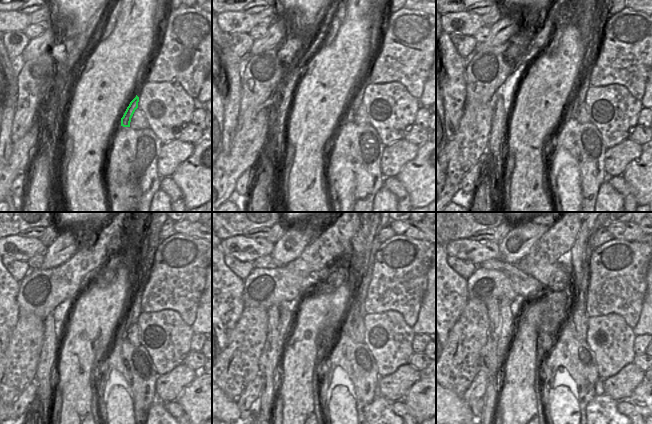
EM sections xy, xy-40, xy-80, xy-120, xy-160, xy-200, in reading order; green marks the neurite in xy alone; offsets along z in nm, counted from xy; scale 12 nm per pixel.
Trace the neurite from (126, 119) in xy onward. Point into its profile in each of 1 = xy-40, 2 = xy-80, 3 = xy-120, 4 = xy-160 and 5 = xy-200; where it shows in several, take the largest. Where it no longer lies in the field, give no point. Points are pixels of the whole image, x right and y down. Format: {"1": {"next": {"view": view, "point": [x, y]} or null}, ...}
{"1": {"next": {"view": "xy-40", "point": [355, 104]}}, "2": {"next": {"view": "xy-80", "point": [572, 112]}}, "3": {"next": {"view": "xy-120", "point": [135, 310]}}, "4": {"next": {"view": "xy-160", "point": [364, 244]}}, "5": {"next": {"view": "xy-200", "point": [580, 252]}}}

